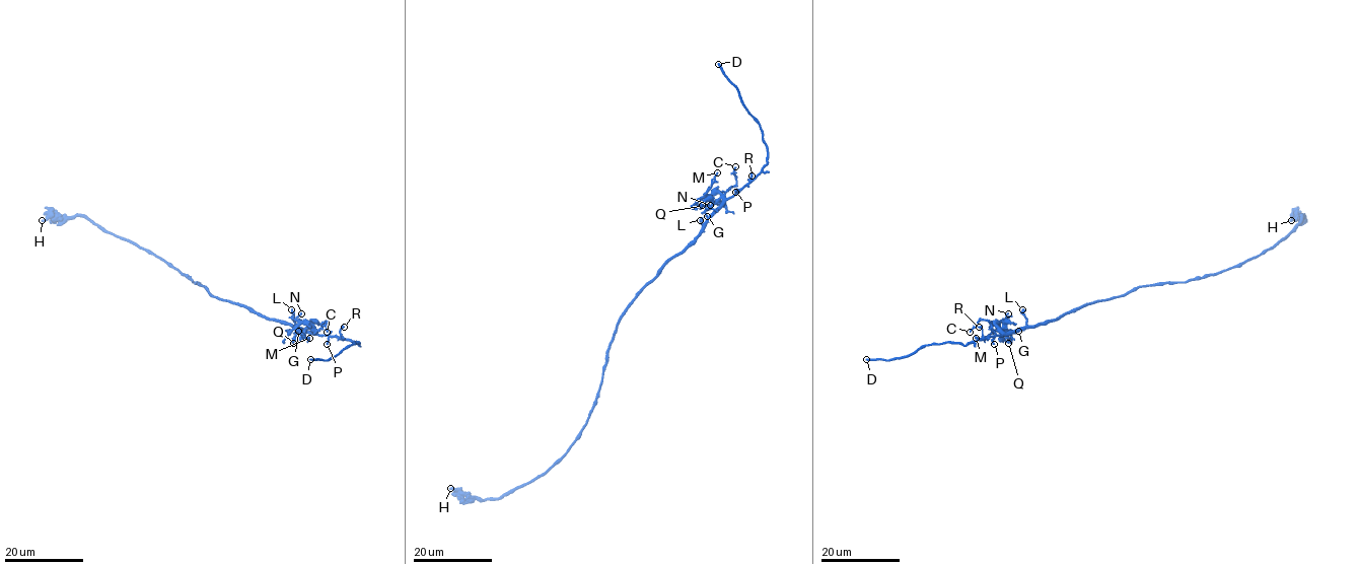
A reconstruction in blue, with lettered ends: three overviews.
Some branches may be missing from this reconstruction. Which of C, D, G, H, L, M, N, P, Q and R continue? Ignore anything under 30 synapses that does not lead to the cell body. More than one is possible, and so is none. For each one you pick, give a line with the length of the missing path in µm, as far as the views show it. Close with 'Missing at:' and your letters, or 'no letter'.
D: missing 15 µm
Missing at: D

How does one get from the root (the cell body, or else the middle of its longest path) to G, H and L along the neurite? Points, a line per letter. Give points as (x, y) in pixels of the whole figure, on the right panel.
G: (1105, 299), (1081, 305), (1058, 319), (1001, 332), (1002, 329), (1013, 333), (1018, 331)
H: (1105, 299), (1121, 296), (1140, 286), (1184, 283), (1239, 266), (1271, 249), (1301, 221), (1301, 216), (1291, 220)
L: (1105, 299), (1081, 305), (1058, 319), (1034, 326), (1026, 325), (1022, 309)

